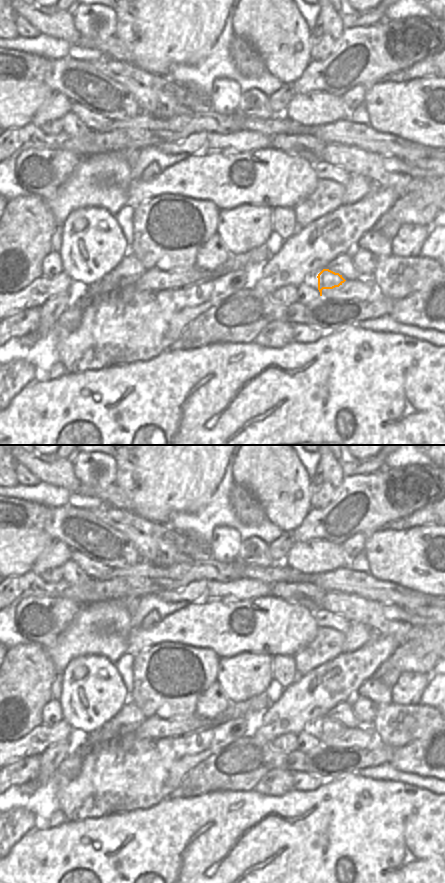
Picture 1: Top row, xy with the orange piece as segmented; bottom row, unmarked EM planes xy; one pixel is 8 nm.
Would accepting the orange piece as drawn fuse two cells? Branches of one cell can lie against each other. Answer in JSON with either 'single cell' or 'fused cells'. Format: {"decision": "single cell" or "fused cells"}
{"decision": "single cell"}

